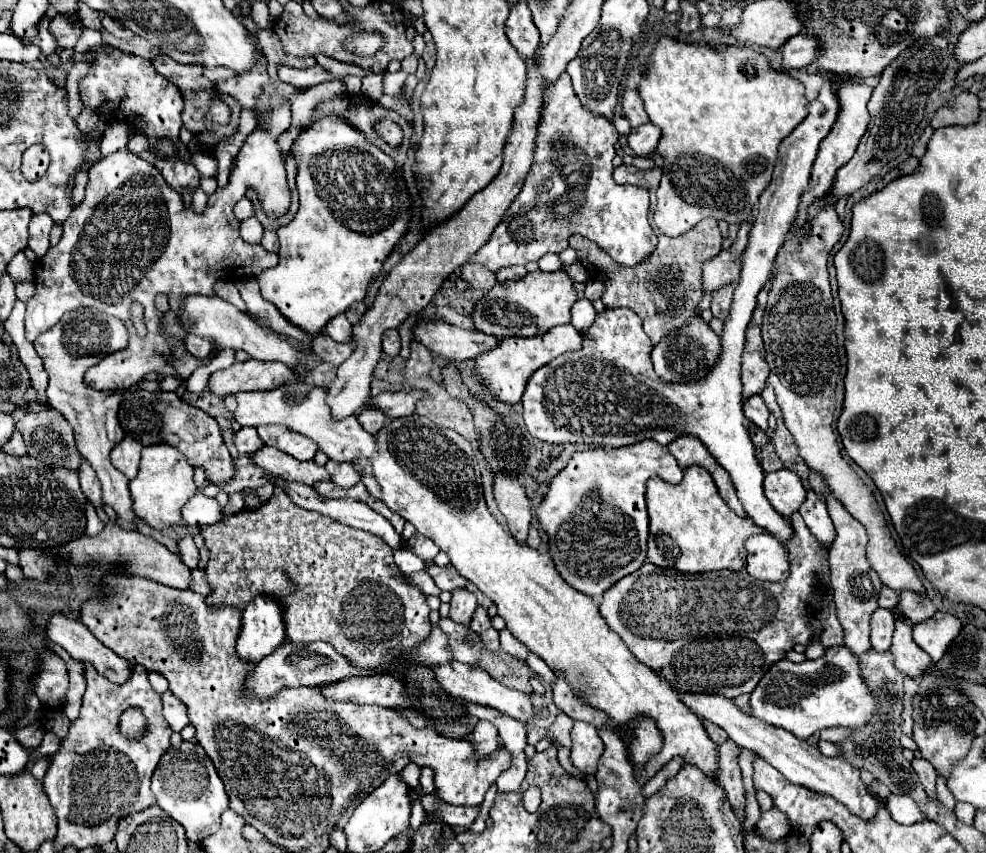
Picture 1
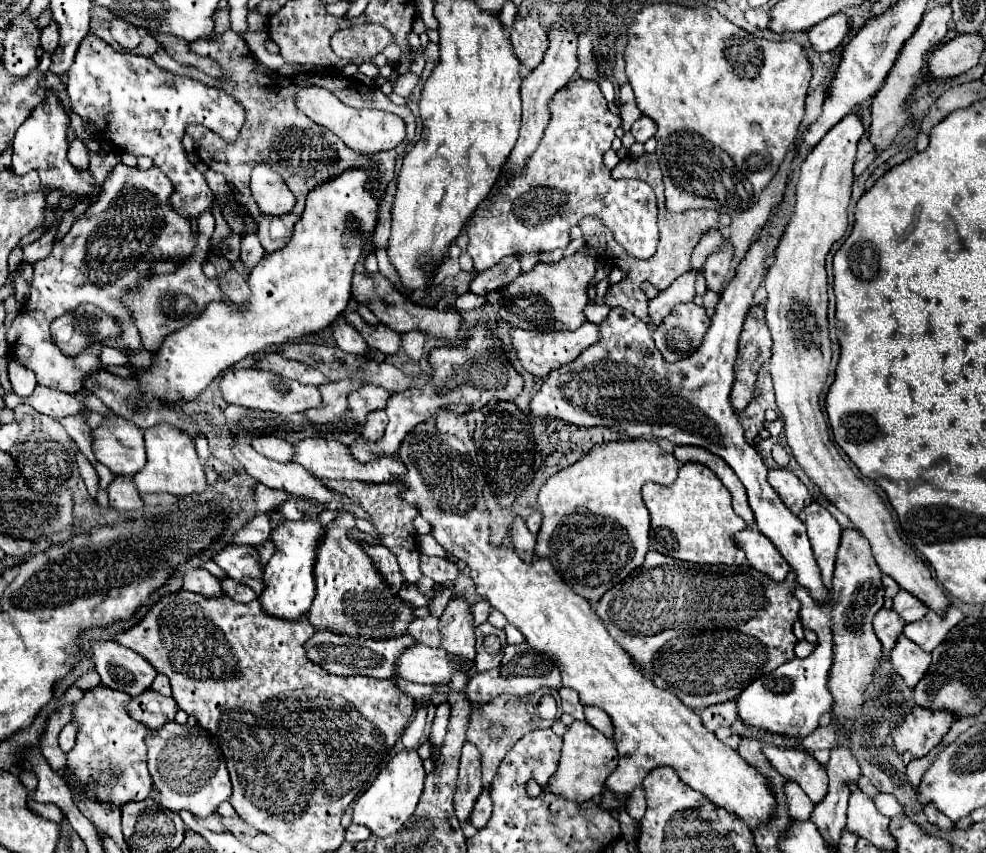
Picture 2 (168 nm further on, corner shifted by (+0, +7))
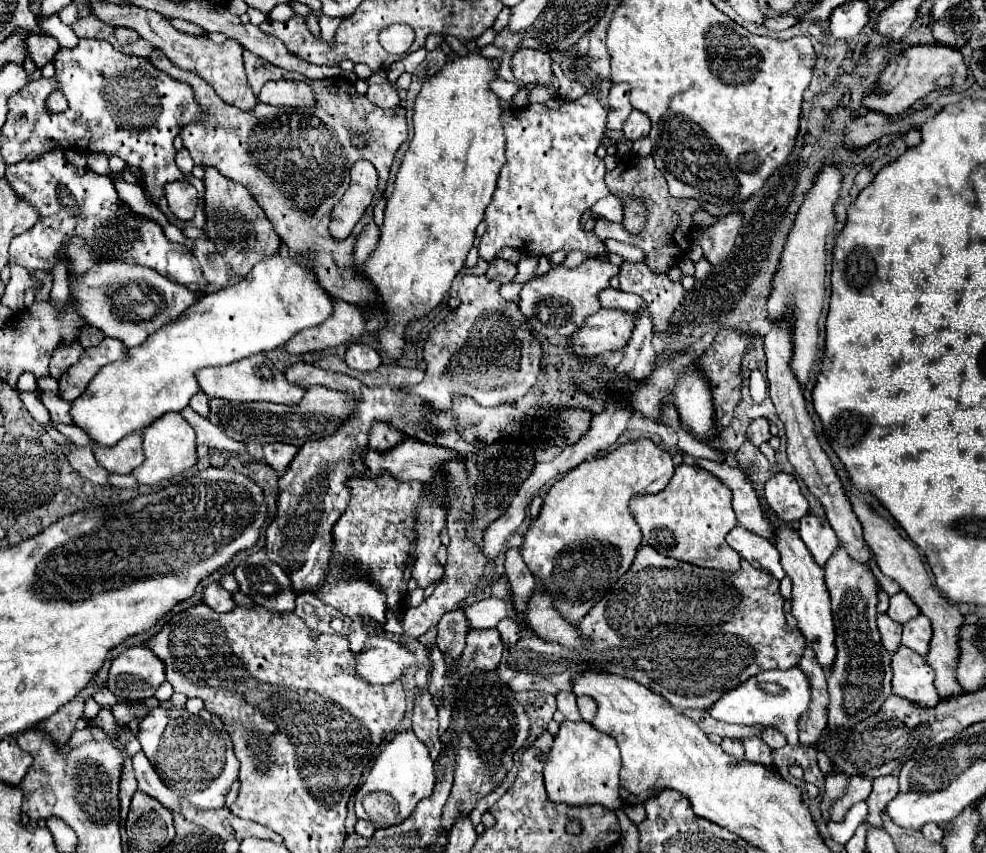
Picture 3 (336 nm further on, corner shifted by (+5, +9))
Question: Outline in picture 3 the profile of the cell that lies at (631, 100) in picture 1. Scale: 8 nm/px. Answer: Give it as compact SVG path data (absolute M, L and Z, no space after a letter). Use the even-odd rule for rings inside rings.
M627 83L613 85L609 91L607 129L621 129L631 111L633 111L633 107L629 103L629 85Z

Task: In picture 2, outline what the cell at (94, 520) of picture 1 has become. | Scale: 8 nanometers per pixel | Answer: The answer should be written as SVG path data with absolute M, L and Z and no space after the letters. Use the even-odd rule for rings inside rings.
M76 449L76 461L78 461L78 469L80 469L80 475L82 475L84 483L86 483L86 489L90 493L90 497L96 499L96 493L98 493L98 475L96 475L94 467L82 455L78 455L78 449Z

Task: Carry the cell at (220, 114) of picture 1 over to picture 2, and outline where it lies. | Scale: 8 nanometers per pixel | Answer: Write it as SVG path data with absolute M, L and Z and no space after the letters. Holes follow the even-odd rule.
M88 33L82 39L82 43L76 51L74 63L68 69L68 77L70 79L68 79L66 89L68 89L70 105L84 119L86 129L96 137L96 111L98 111L98 115L102 117L102 123L104 123L104 127L98 133L98 137L102 141L114 143L120 151L128 151L134 155L150 155L154 165L160 167L162 173L174 183L172 207L178 215L190 219L190 217L198 217L202 211L212 207L214 193L210 193L210 187L206 185L204 175L188 161L188 155L182 147L182 137L184 137L186 125L198 123L198 125L204 125L204 127L216 131L228 143L234 142L242 123L244 123L244 109L242 109L242 105L238 105L238 101L234 101L234 97L230 97L222 89L204 85L190 77L180 77L180 75L168 73L168 71L160 69L150 57L116 51L110 43L96 37L94 33Z

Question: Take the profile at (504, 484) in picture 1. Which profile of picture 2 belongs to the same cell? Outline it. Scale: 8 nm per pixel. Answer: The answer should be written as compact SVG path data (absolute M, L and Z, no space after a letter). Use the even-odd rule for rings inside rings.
M516 517L516 519L514 519L510 535L512 535L512 545L514 545L514 549L518 551L518 555L520 555L524 561L532 561L536 537L528 531L528 527L526 527L526 523L524 523L522 517Z

